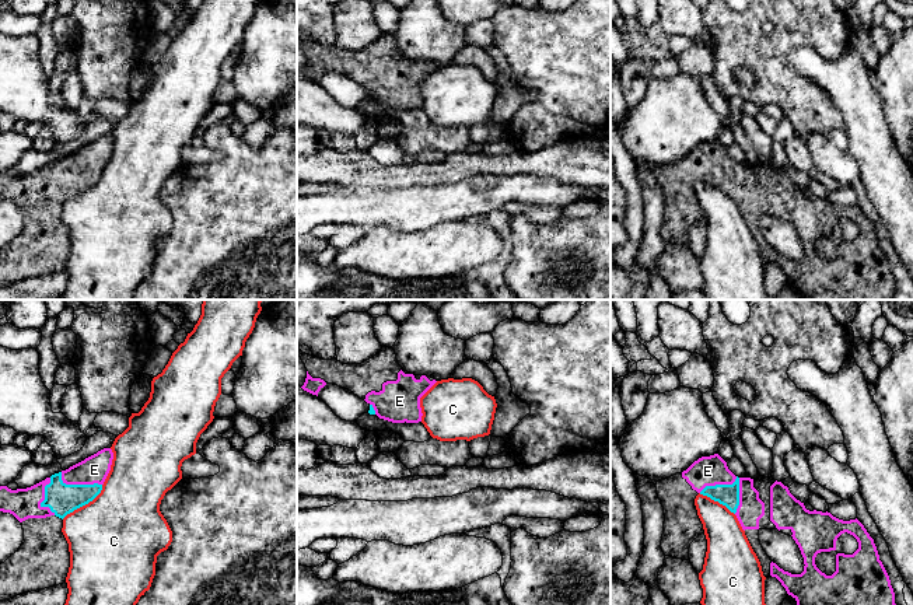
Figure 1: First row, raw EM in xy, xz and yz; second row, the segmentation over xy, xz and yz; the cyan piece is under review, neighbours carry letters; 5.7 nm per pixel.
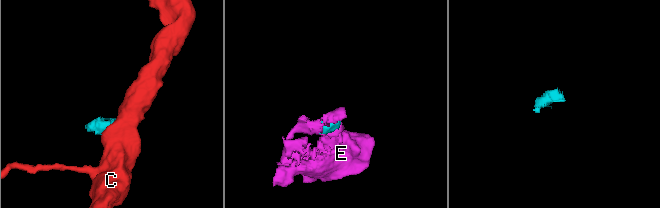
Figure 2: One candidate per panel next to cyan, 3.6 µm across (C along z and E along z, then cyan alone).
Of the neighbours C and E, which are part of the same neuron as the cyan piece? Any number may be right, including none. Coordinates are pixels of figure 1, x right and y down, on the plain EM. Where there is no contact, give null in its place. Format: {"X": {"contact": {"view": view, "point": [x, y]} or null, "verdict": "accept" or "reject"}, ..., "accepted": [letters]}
{"C": {"contact": {"view": "xy", "point": [84, 191]}, "verdict": "reject"}, "E": {"contact": {"view": "yz", "point": [719, 171]}, "verdict": "accept"}, "accepted": ["E"]}

